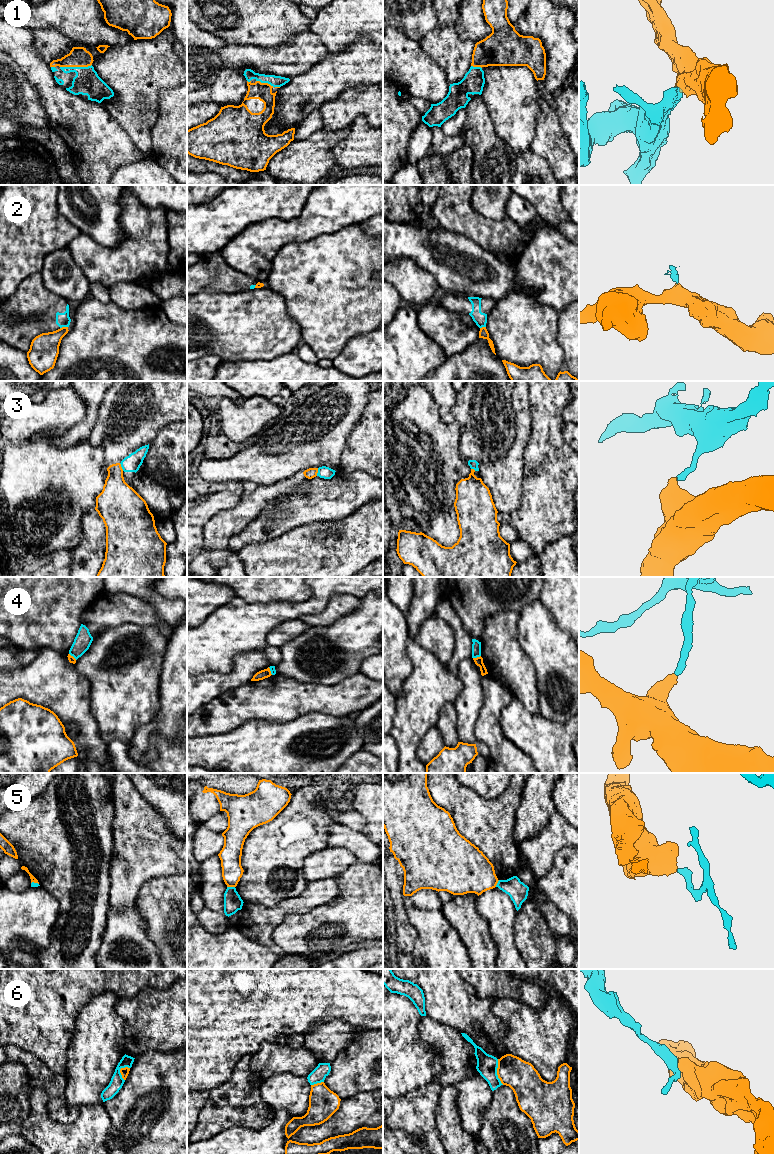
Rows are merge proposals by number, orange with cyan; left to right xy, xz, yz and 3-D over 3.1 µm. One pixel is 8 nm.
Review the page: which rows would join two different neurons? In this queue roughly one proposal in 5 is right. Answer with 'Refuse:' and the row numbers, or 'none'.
Refuse: 2, 3, 4, 5, 6

